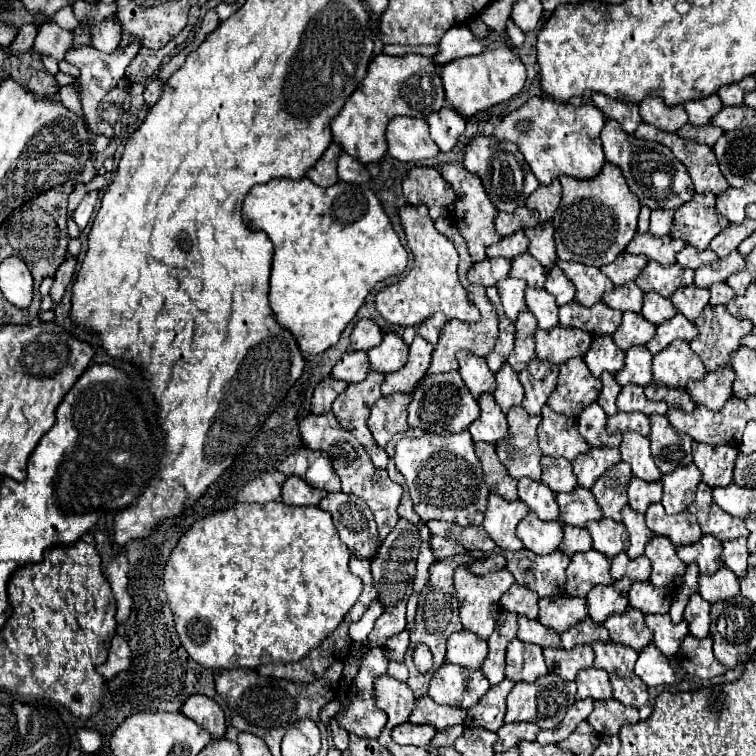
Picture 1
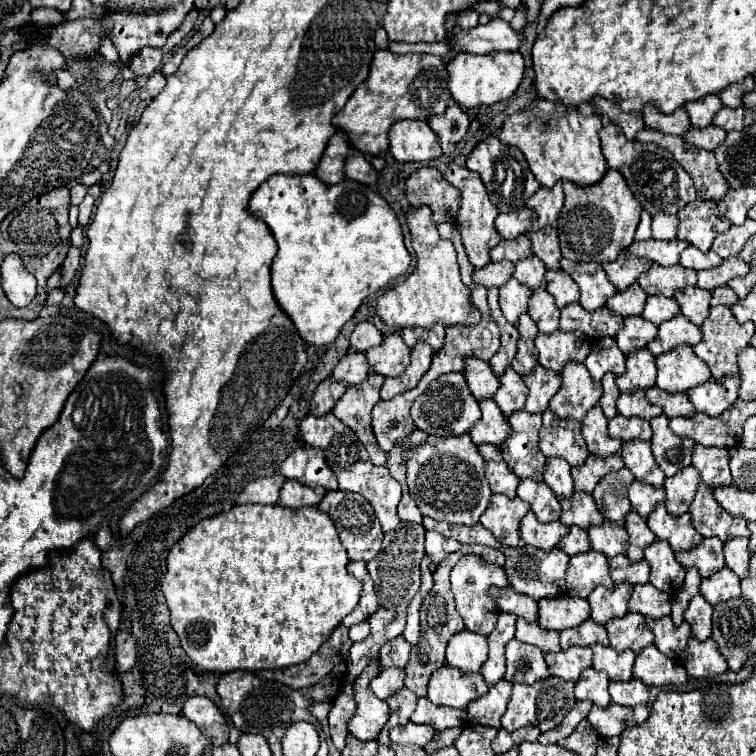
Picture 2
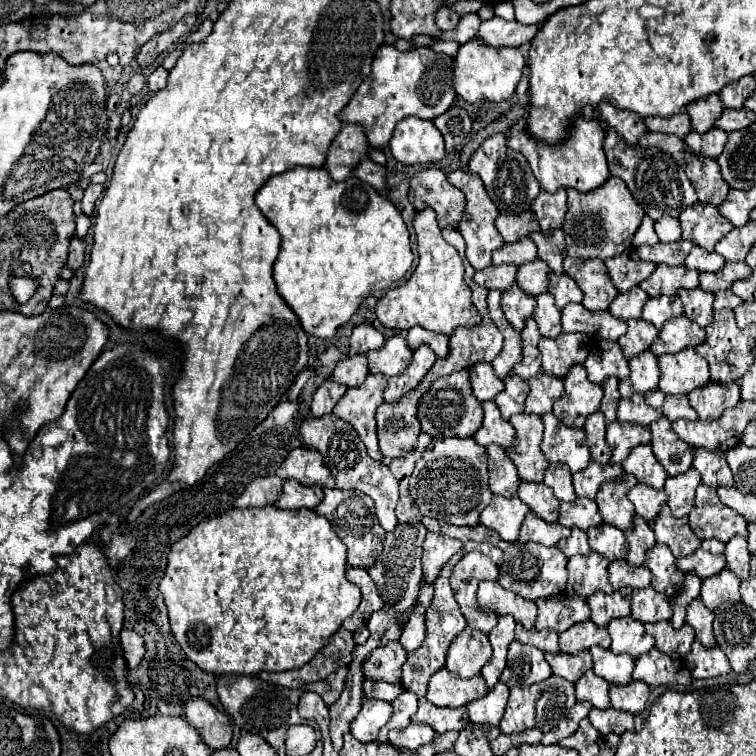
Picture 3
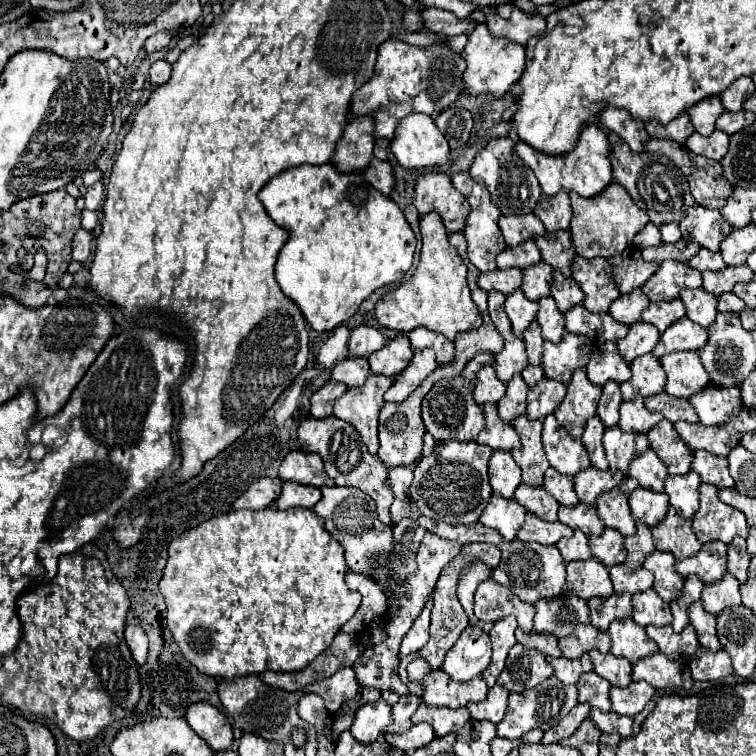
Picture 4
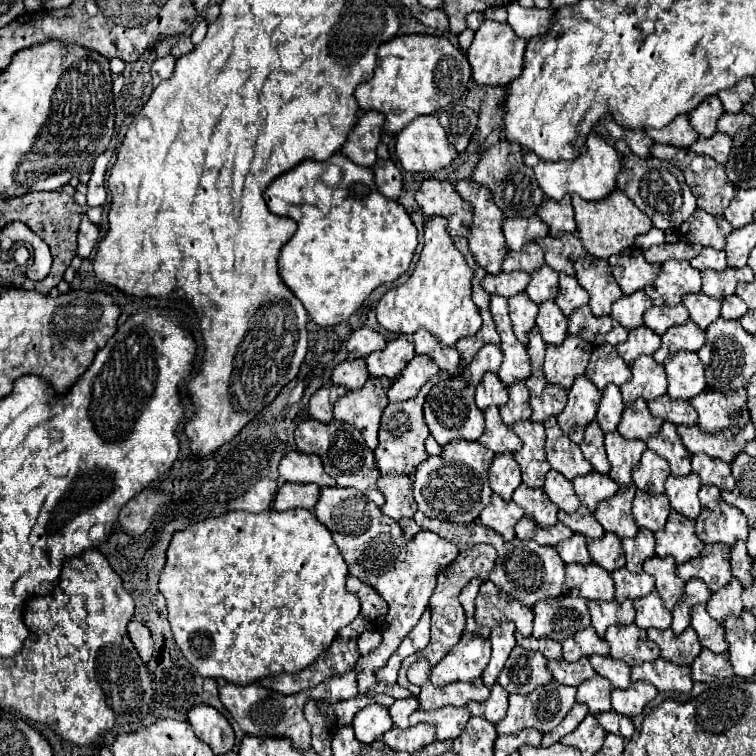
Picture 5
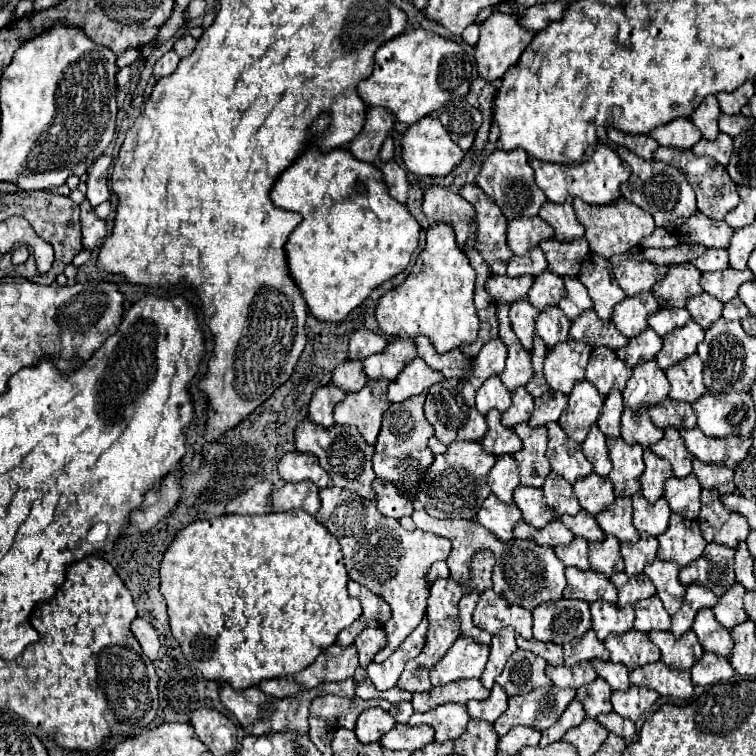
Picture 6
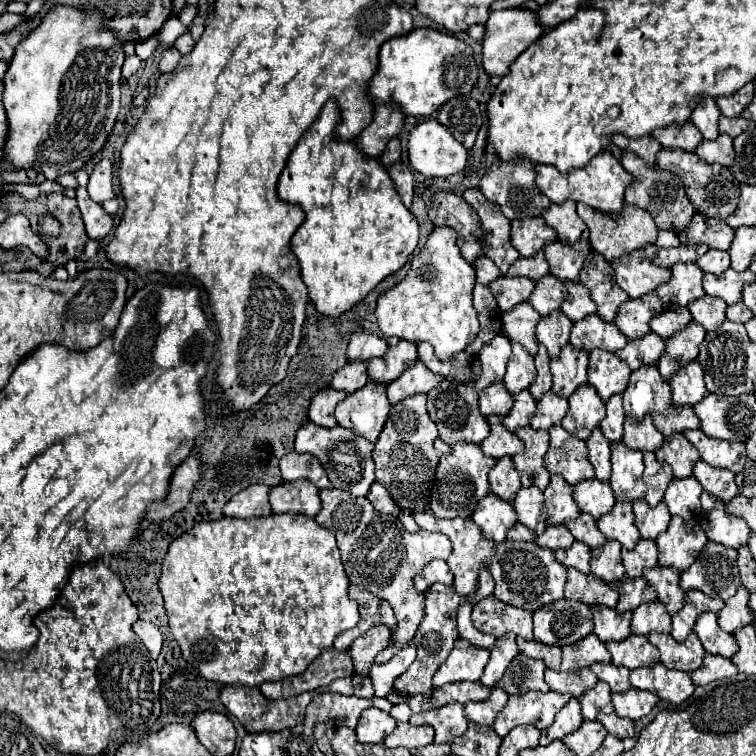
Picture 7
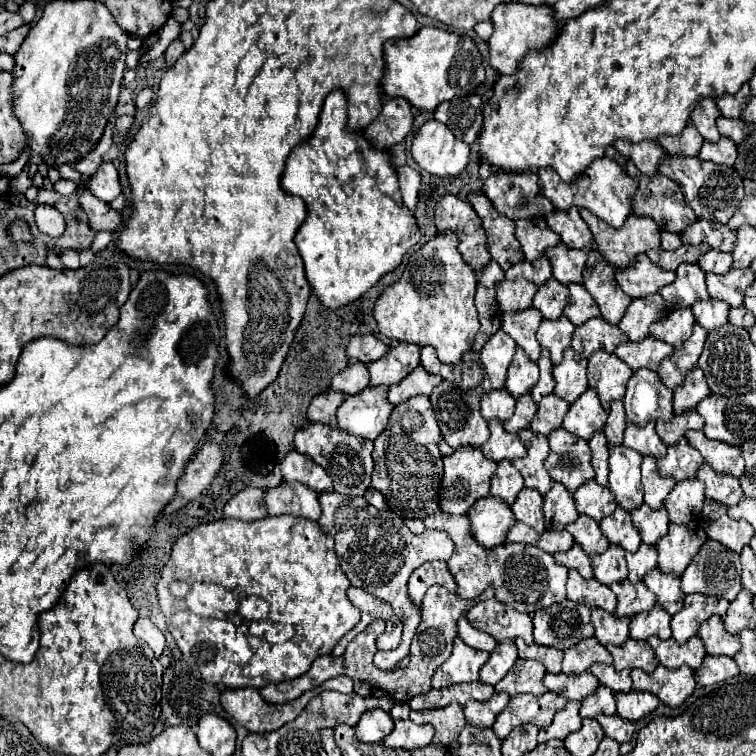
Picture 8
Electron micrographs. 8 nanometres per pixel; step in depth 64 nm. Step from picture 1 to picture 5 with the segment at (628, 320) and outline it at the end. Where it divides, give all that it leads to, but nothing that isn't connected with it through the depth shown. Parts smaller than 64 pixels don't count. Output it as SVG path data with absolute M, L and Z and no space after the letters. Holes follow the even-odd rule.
M638 326L628 334L628 340L618 344L616 348L618 348L618 354L628 364L632 364L642 354L652 356L660 348L660 336L654 330L650 330L648 326Z

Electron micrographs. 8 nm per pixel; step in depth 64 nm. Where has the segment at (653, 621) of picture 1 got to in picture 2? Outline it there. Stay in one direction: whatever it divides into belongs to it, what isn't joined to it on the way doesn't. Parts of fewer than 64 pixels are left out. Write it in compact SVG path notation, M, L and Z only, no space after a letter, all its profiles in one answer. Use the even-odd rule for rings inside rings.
M670 616L664 618L646 618L648 628L654 632L654 646L666 654L668 658L678 658L680 652L686 648L688 638L692 636L690 624L682 622L680 626L672 624Z

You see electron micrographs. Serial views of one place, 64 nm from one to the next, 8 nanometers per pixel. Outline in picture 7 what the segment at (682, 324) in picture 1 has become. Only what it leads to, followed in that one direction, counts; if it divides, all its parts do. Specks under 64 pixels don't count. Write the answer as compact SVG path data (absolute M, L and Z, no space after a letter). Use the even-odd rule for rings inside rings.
M690 322L686 328L670 336L670 340L666 340L666 350L658 360L660 374L670 380L670 374L676 372L676 368L692 362L698 356L698 346L702 344L704 336L706 330L700 328L700 324L696 322Z

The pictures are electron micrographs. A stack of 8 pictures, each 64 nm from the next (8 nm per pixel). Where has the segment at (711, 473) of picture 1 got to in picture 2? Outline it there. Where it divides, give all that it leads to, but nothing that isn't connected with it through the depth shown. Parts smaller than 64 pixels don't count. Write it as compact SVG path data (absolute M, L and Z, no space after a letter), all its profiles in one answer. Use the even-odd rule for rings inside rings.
M700 444L694 446L692 466L700 472L702 482L706 482L710 488L732 484L728 462L730 462L728 448L708 448Z

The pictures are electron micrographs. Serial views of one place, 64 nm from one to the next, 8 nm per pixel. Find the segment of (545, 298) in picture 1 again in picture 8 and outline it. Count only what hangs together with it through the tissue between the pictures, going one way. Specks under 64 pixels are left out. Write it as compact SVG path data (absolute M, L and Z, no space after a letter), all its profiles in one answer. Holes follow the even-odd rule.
M560 316L558 320L542 320L536 338L540 346L544 346L550 352L552 364L558 364L562 360L564 348L570 346L572 332L574 332L574 324L566 316Z

